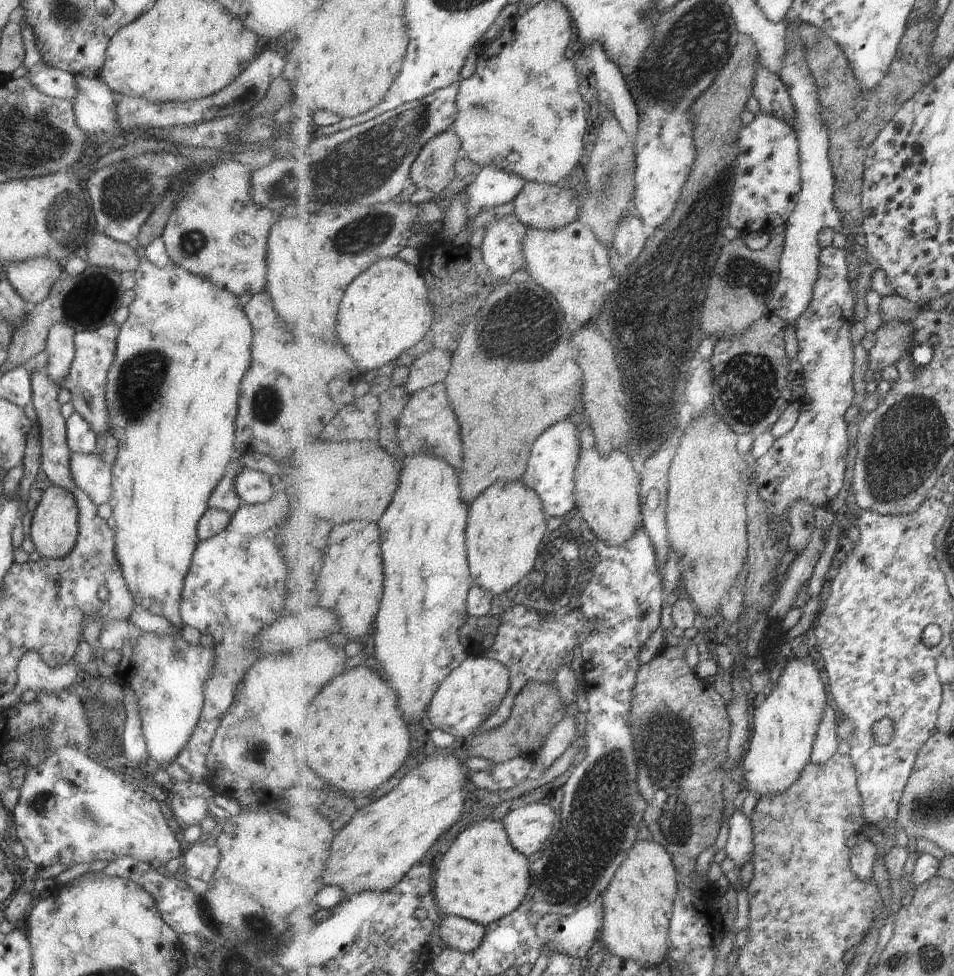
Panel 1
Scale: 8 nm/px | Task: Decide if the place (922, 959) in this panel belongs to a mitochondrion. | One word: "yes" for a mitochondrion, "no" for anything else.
yes

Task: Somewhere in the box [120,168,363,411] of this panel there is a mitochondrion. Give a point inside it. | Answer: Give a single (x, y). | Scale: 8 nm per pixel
(192, 242)

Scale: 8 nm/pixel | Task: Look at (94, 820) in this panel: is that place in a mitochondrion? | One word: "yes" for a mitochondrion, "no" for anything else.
yes

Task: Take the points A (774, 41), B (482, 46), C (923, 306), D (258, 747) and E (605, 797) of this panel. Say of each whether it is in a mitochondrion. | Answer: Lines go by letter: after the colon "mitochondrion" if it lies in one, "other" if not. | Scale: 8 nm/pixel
A: other
B: other
C: other
D: mitochondrion
E: mitochondrion

